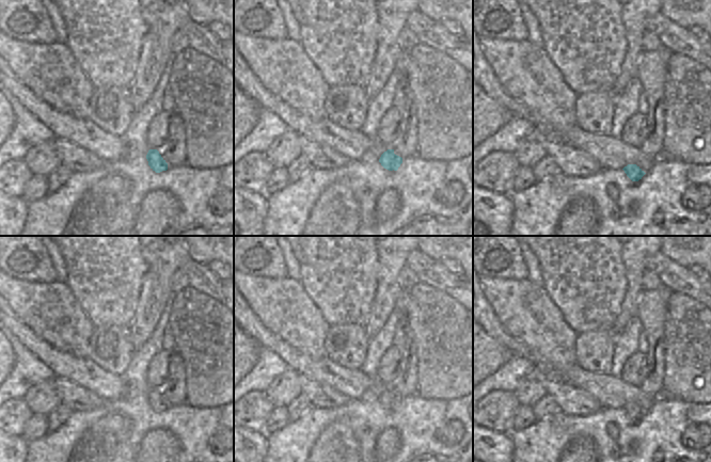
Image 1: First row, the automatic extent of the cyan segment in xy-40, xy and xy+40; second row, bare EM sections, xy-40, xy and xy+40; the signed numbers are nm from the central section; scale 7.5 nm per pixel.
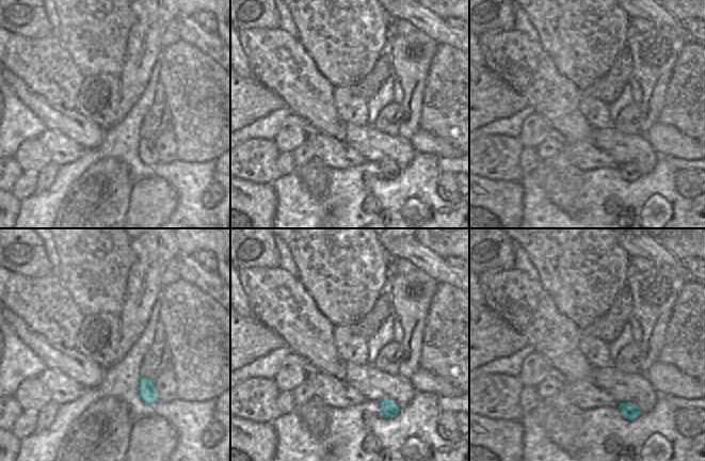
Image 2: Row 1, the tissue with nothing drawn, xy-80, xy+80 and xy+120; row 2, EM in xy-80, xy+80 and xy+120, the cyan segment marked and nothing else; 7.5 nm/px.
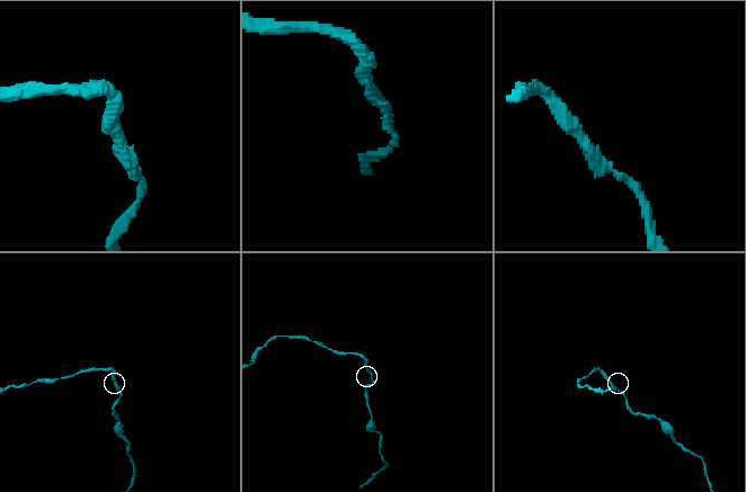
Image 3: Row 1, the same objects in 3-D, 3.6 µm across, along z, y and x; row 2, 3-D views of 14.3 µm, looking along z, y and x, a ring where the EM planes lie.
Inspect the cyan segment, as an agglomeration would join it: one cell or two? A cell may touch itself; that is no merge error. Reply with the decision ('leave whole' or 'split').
leave whole

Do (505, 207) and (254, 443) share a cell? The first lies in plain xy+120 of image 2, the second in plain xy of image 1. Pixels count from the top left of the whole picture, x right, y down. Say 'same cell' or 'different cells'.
same cell

